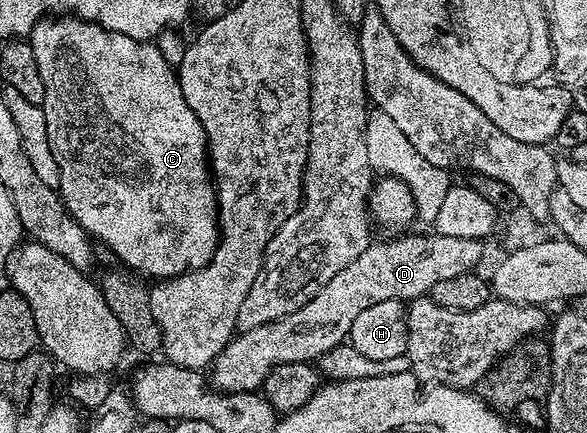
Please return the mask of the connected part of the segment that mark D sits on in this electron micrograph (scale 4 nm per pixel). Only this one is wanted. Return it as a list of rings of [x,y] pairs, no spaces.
[[[430,231],[428,235],[408,234],[397,236],[400,238],[394,241],[371,242],[371,245],[358,255],[352,263],[348,263],[343,271],[334,275],[304,307],[298,308],[292,314],[286,315],[280,320],[273,320],[272,323],[243,330],[232,337],[210,367],[210,372],[214,375],[214,381],[212,377],[213,386],[224,393],[255,392],[265,384],[267,374],[276,366],[290,362],[305,361],[310,363],[322,357],[332,347],[343,344],[350,334],[352,323],[356,321],[357,316],[365,308],[394,298],[406,303],[418,297],[423,297],[429,294],[434,285],[441,280],[473,272],[478,267],[476,265],[482,257],[483,242],[480,239],[462,239],[460,236],[452,236],[437,231]]]

